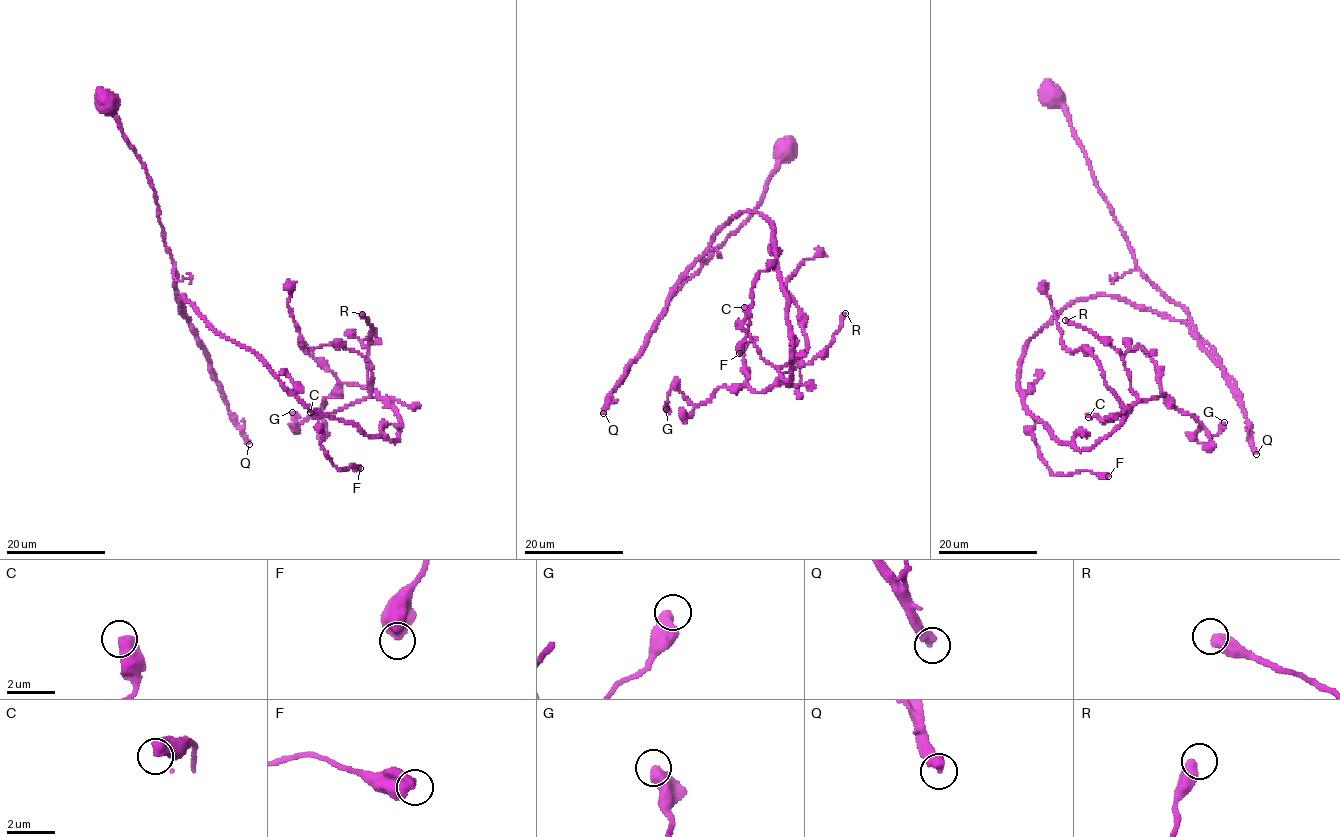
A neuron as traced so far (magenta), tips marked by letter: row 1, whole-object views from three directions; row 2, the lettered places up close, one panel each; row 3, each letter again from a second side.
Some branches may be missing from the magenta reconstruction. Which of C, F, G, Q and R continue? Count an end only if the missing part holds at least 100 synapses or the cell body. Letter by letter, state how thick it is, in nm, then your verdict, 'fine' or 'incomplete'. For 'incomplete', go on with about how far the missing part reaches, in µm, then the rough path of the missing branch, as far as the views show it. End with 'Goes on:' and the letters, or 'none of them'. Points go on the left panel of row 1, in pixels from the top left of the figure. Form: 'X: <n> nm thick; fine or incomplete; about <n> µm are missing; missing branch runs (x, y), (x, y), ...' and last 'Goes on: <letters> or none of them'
C: 600 nm thick; fine
F: 600 nm thick; fine
G: 550 nm thick; fine
Q: 440 nm thick; incomplete; about 110 µm are missing
R: 550 nm thick; fine
Goes on: Q

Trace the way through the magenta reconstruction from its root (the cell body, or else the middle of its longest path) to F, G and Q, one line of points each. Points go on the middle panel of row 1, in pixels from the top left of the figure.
F: (787, 149), (757, 207), (657, 320), (720, 228), (760, 213), (776, 267), (756, 276), (739, 353)
G: (787, 149), (657, 320), (720, 228), (760, 213), (788, 303), (789, 382), (697, 405), (673, 388), (666, 409)
Q: (787, 149), (790, 153), (768, 176), (757, 207), (669, 300), (640, 354), (629, 362), (607, 397), (603, 413)

